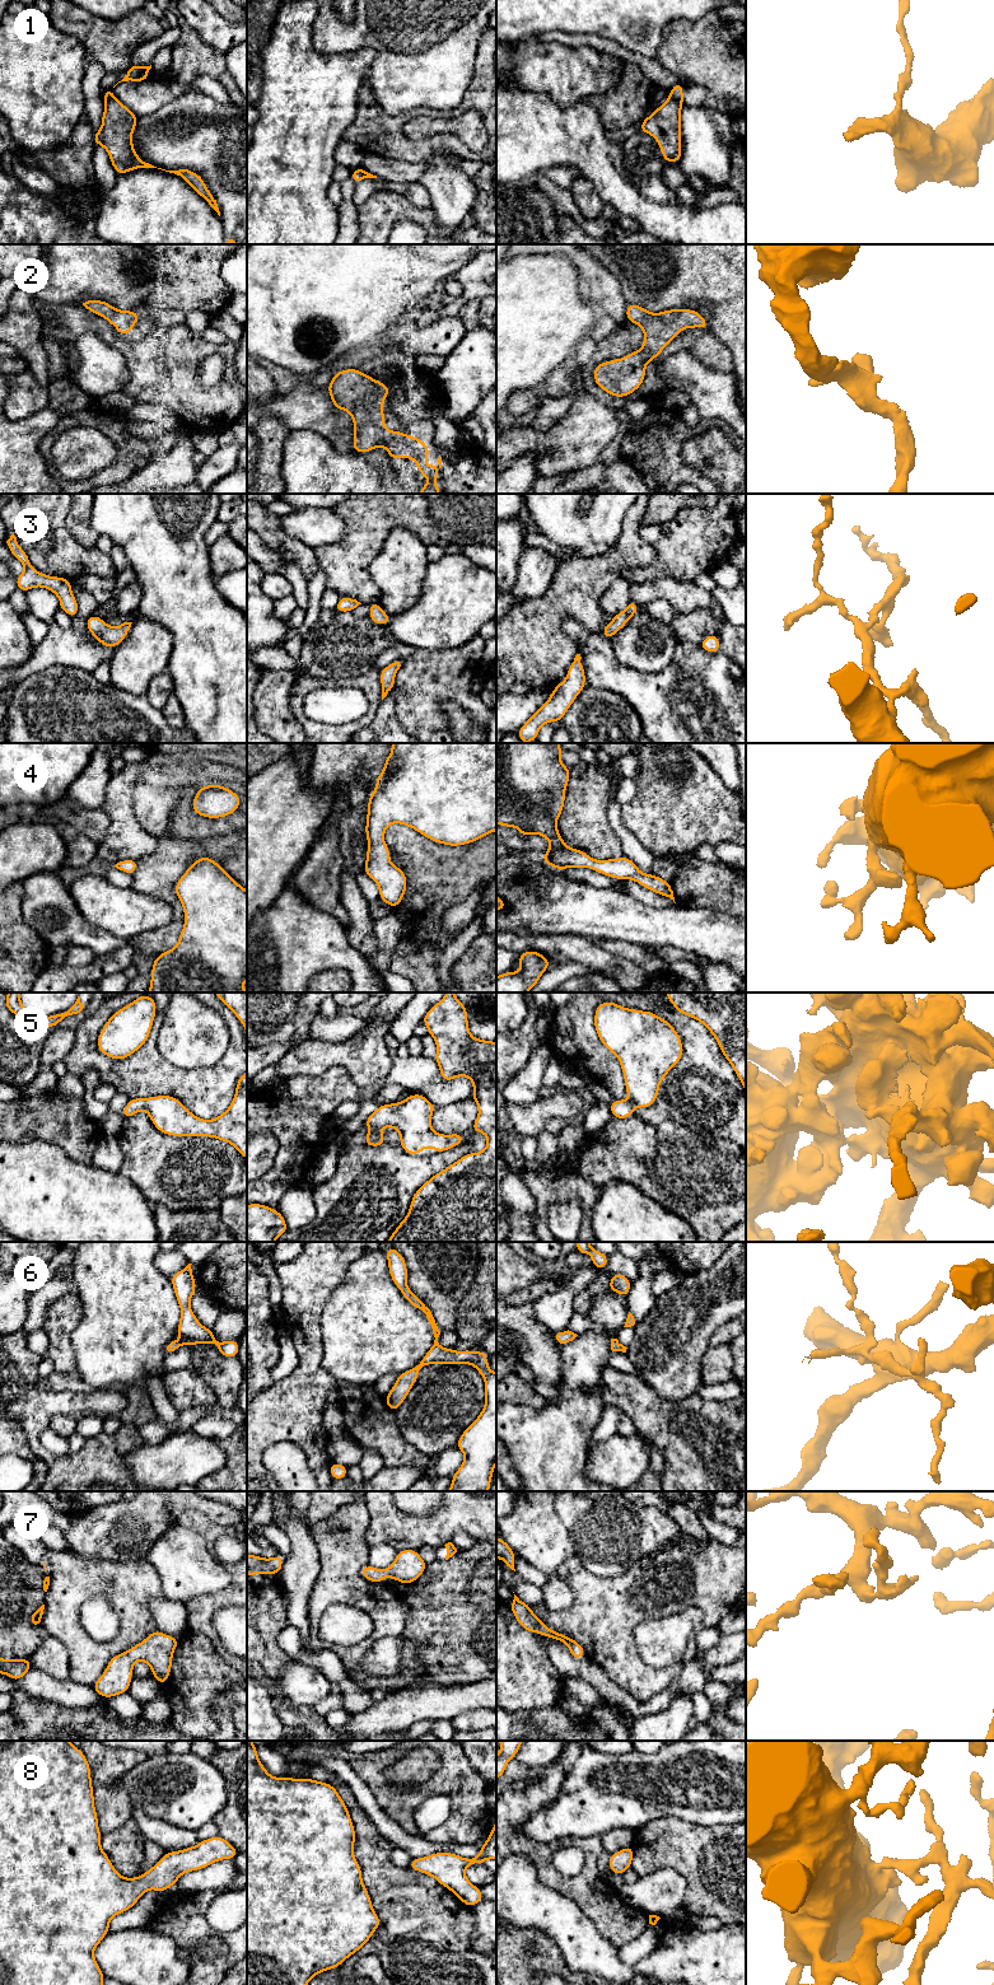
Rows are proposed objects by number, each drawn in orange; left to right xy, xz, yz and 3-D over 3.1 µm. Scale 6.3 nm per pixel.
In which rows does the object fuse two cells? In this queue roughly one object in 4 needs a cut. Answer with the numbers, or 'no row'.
1

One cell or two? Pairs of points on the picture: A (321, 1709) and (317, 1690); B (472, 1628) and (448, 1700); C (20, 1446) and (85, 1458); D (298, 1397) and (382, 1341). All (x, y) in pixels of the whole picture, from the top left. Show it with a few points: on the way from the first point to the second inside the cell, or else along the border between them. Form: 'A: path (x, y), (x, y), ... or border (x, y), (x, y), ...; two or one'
A: border (331, 1682), (328, 1694), (312, 1705); two
B: border (482, 1680), (457, 1685), (424, 1682); two
C: border (15, 1420), (29, 1448), (46, 1465), (46, 1472); two
D: border (323, 1345), (322, 1367), (337, 1379); two

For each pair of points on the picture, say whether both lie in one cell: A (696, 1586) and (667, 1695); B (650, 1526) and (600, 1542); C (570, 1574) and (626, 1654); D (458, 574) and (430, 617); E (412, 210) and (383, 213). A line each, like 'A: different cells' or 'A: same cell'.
A: different cells
B: same cell
C: same cell
D: same cell
E: same cell

